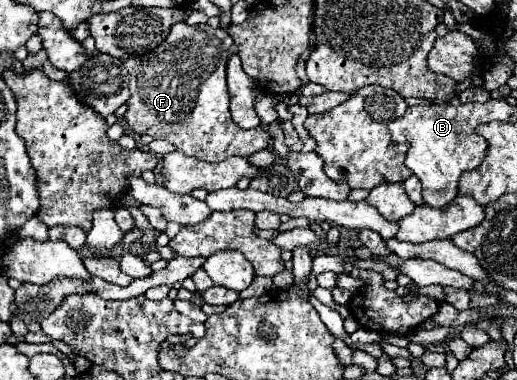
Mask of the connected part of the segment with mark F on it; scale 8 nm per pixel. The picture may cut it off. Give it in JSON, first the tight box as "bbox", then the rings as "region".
{"bbox":[123,23,271,163],"region":[[[177,23],[171,27],[163,45],[151,53],[127,59],[125,67],[131,77],[131,99],[127,101],[129,109],[123,117],[127,127],[137,135],[165,139],[175,145],[177,151],[207,163],[217,163],[233,155],[249,157],[251,153],[267,148],[271,135],[263,127],[247,131],[231,121],[225,81],[231,45],[233,39],[221,27],[189,27],[187,23]]]}

